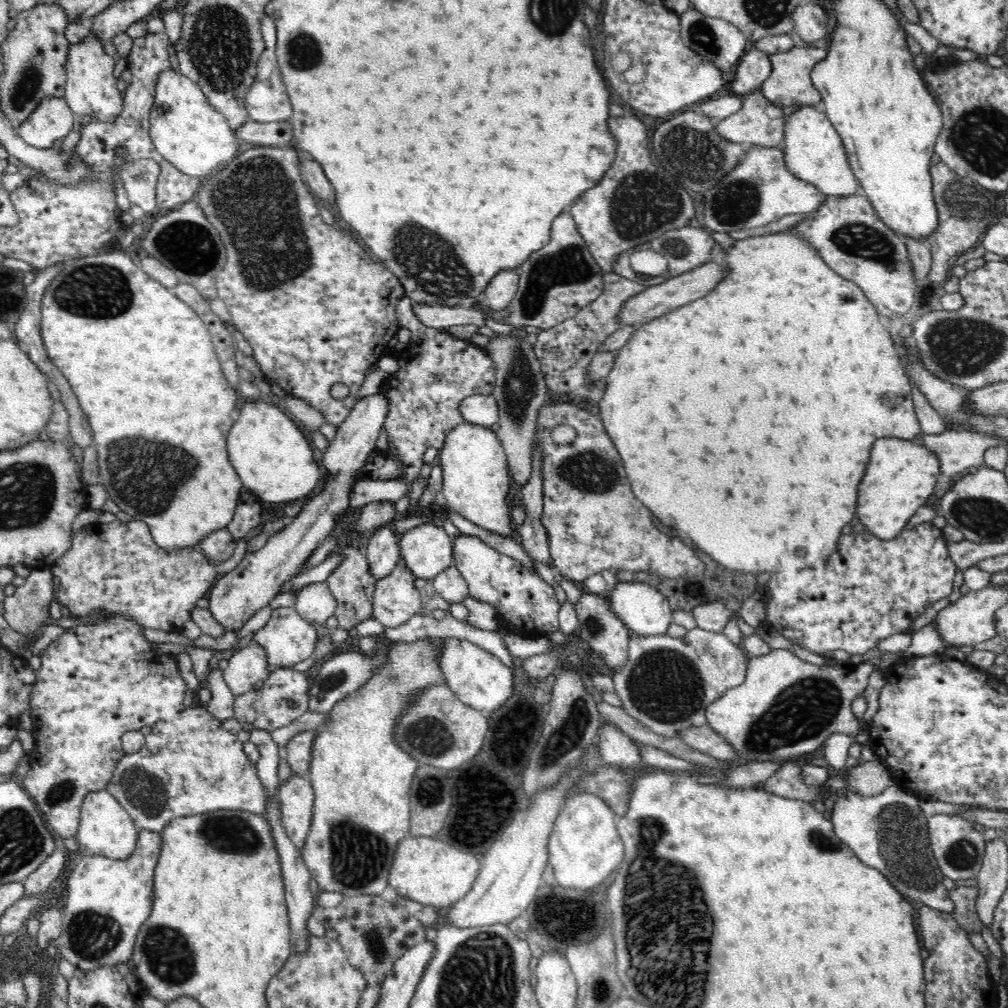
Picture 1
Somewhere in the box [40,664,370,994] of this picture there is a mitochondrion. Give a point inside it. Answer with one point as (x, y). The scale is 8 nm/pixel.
(167, 954)

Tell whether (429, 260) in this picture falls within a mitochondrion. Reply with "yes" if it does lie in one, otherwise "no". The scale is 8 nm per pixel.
yes

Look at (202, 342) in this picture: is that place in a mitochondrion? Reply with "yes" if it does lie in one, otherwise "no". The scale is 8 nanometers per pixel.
no

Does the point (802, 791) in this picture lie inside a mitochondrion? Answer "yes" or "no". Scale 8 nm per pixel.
no

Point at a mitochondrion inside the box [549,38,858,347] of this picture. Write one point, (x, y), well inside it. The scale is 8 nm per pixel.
(642, 202)

